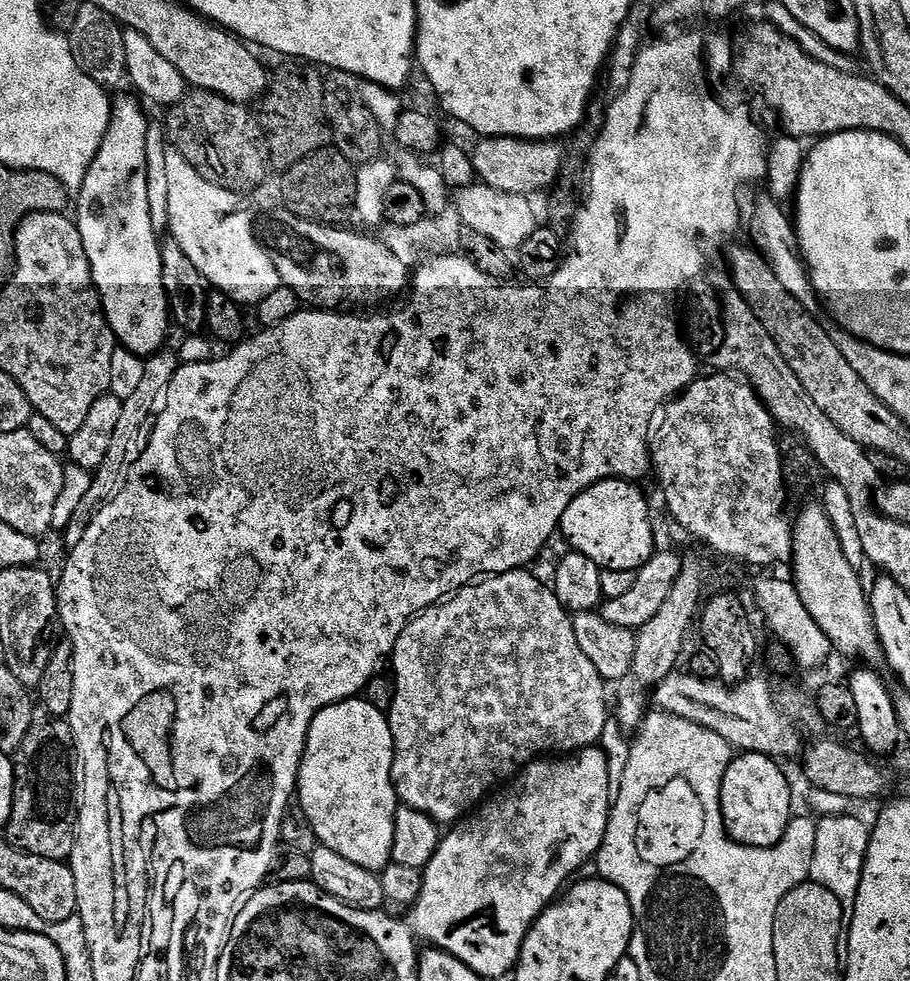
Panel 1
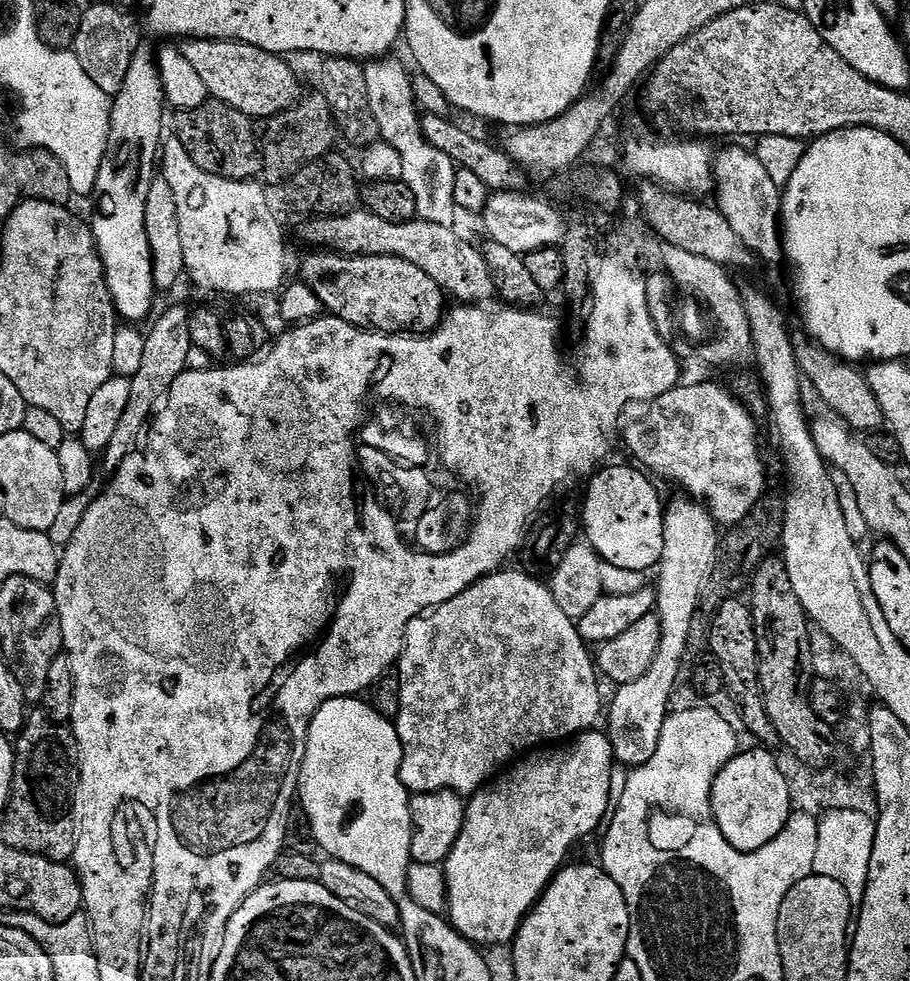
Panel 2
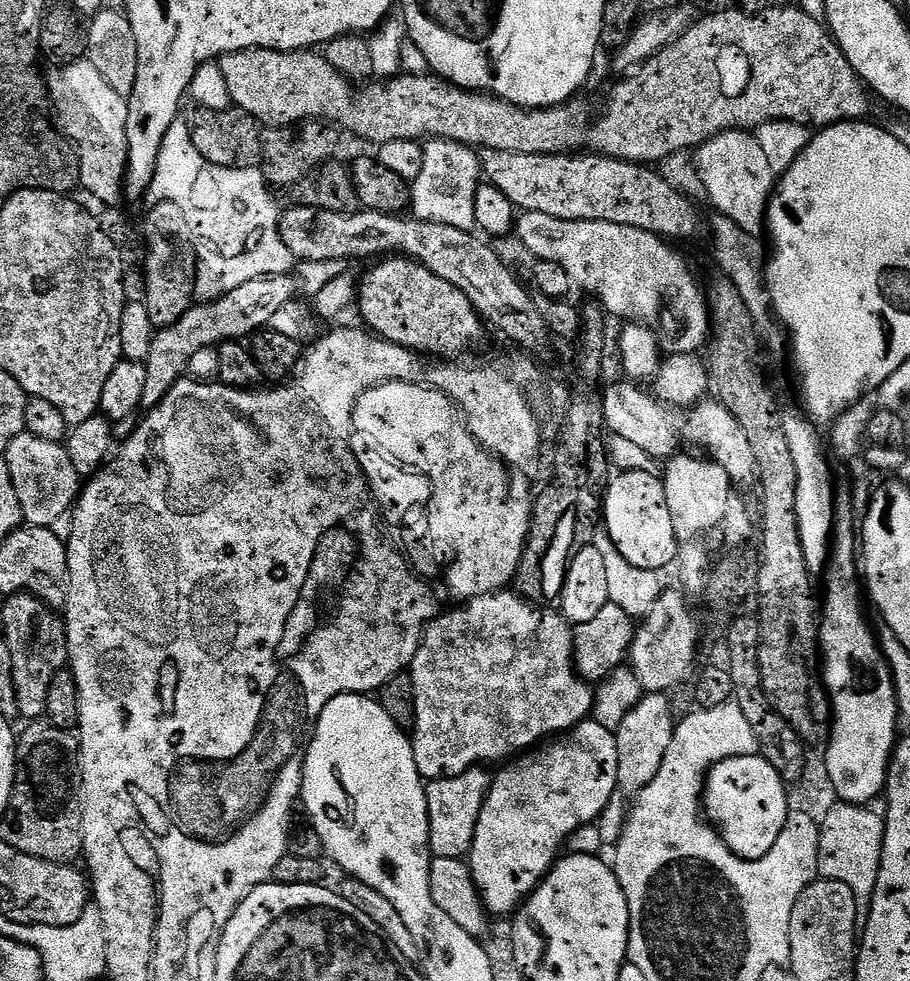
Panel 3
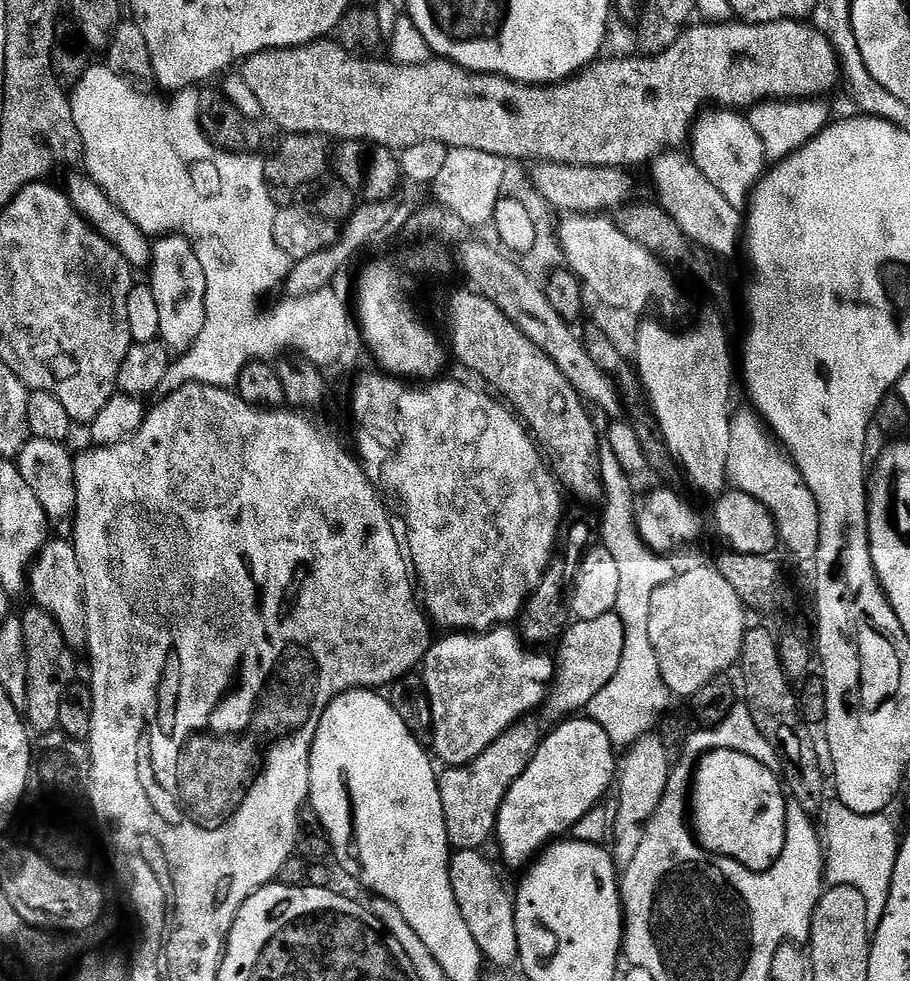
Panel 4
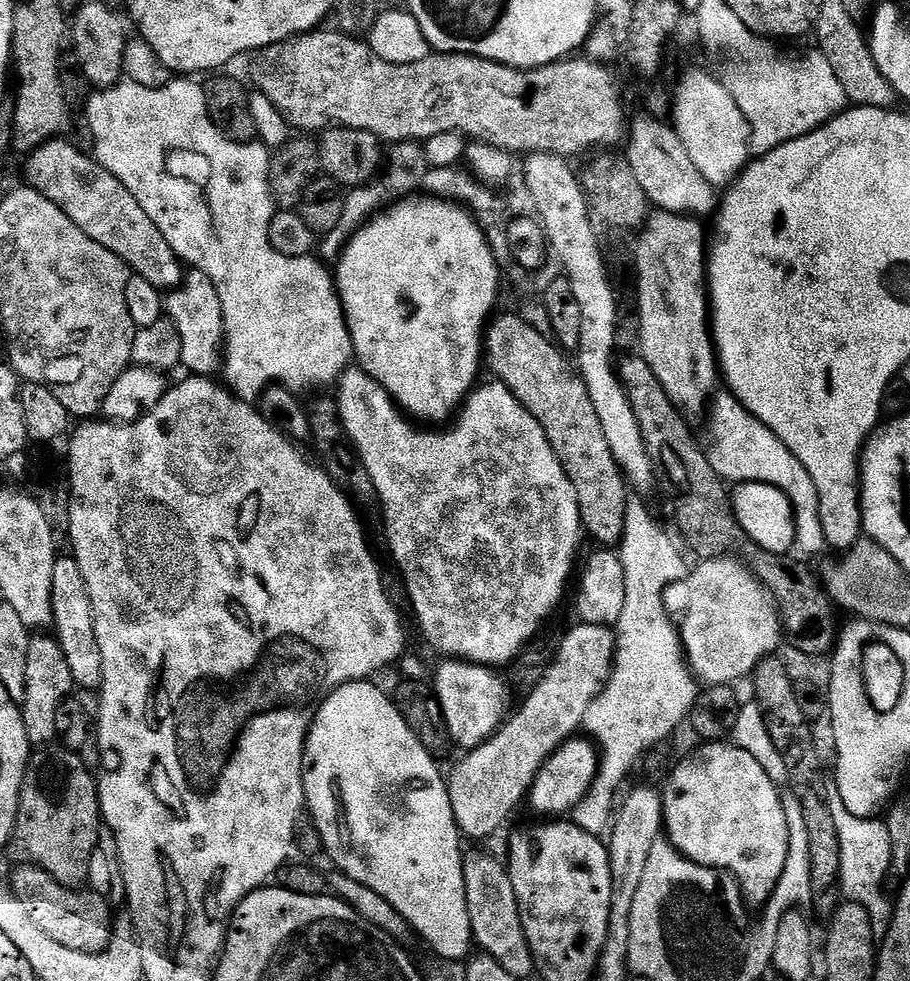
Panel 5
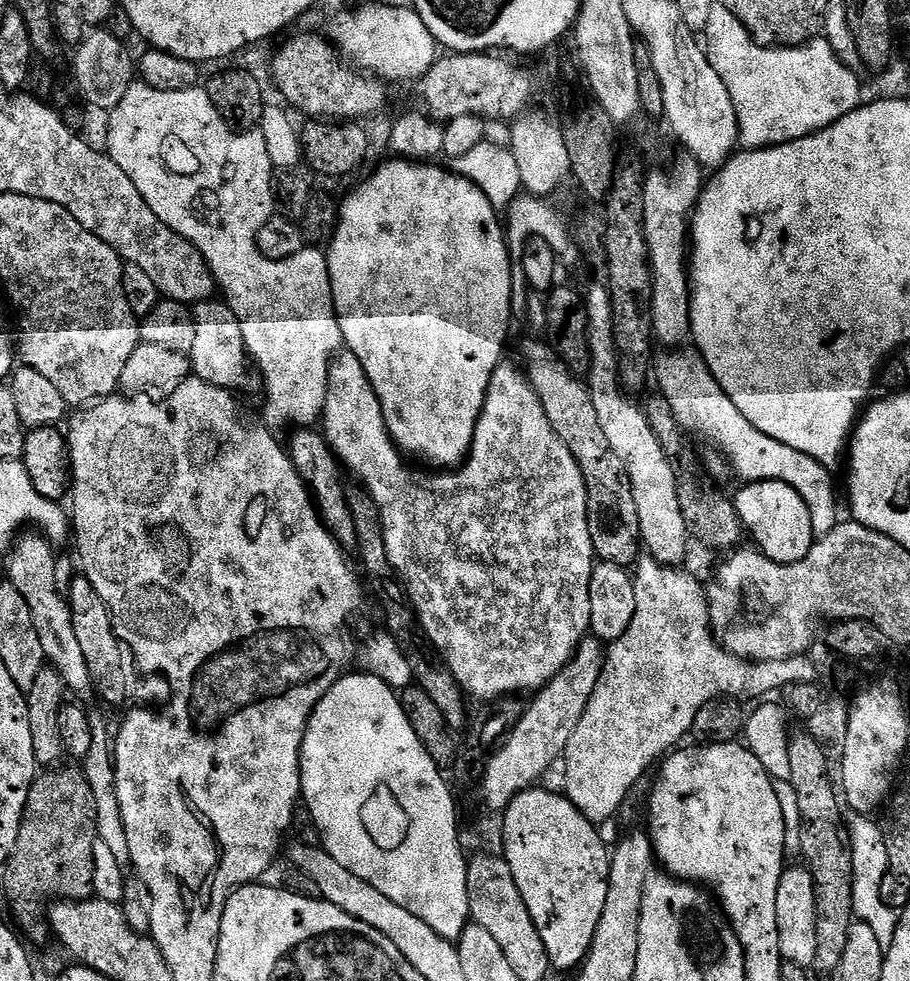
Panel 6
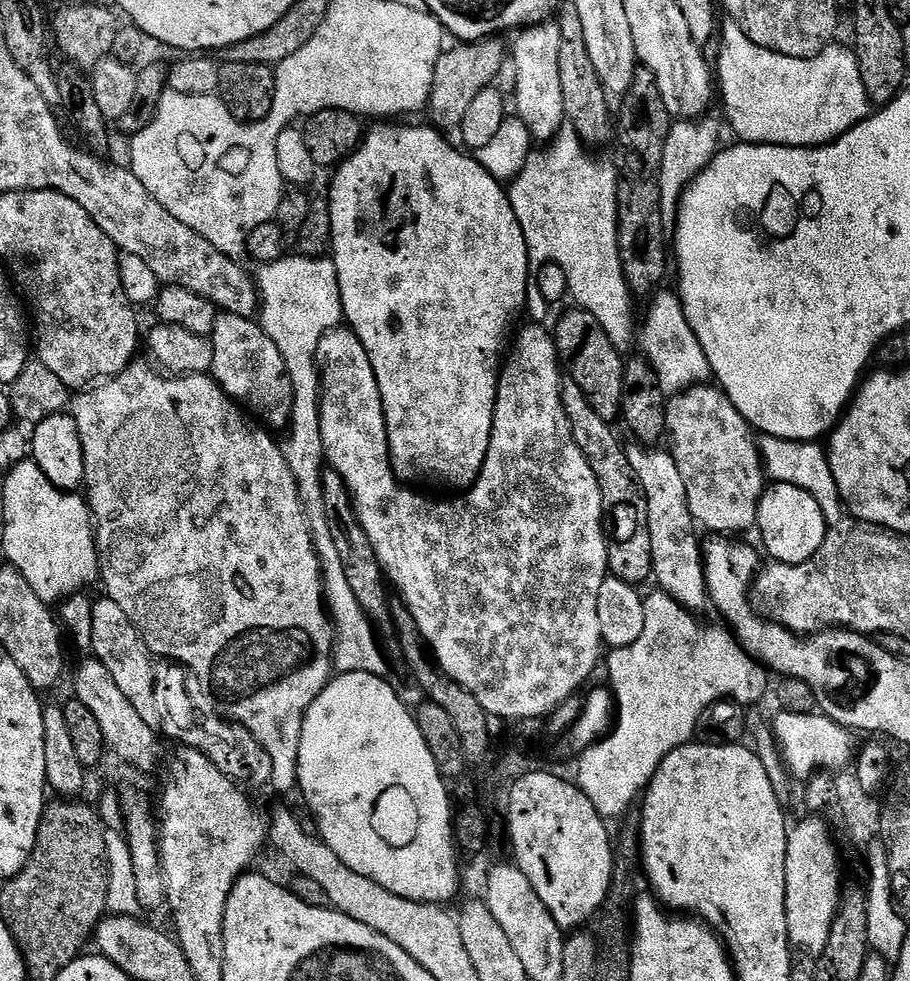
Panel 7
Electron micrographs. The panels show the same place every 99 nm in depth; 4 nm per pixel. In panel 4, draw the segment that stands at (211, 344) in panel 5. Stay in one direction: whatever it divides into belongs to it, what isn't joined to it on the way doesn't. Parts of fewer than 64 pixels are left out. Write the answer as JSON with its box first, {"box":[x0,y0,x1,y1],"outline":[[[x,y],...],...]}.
{"box":[146,234,204,354],"outline":[[[165,234],[152,244],[152,259],[150,271],[147,273],[146,285],[152,291],[154,305],[158,310],[158,326],[160,327],[159,339],[173,353],[183,354],[196,343],[198,335],[198,286],[204,283],[202,262],[198,262],[196,251],[187,236]]]}

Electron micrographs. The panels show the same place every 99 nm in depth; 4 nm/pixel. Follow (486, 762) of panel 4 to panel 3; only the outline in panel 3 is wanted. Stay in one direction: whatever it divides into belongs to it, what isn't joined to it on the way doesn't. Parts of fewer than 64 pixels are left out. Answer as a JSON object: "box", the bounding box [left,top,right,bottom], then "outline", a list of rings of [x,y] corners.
{"box":[426,766,493,860],"outline":[[[477,766],[458,774],[454,778],[431,781],[426,788],[428,803],[428,847],[435,859],[450,858],[458,860],[467,857],[471,851],[472,840],[476,836],[476,823],[488,796],[493,777],[487,776],[483,767]]]}

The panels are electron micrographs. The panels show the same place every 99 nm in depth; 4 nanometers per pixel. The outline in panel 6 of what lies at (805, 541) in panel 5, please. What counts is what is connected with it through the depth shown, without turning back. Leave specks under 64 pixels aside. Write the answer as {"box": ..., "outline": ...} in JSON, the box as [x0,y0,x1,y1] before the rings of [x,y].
{"box":[654,350,838,538],"outline":[[[668,350],[665,356],[657,355],[654,360],[654,384],[657,384],[659,395],[670,402],[670,410],[674,410],[674,418],[689,434],[701,436],[704,440],[713,440],[716,448],[728,459],[728,464],[741,476],[741,481],[752,483],[782,482],[802,496],[802,501],[810,510],[813,522],[813,534],[816,538],[830,534],[838,523],[836,516],[836,488],[832,485],[833,473],[818,463],[810,454],[802,454],[802,450],[794,450],[794,446],[786,446],[786,442],[778,442],[770,438],[770,434],[762,434],[755,428],[730,402],[726,390],[714,378],[712,371],[706,366],[704,357],[695,351]]]}

